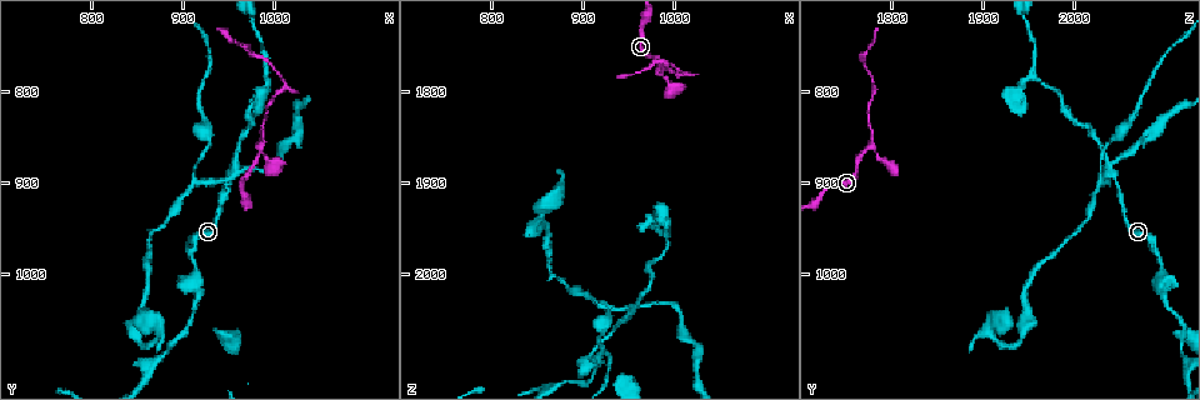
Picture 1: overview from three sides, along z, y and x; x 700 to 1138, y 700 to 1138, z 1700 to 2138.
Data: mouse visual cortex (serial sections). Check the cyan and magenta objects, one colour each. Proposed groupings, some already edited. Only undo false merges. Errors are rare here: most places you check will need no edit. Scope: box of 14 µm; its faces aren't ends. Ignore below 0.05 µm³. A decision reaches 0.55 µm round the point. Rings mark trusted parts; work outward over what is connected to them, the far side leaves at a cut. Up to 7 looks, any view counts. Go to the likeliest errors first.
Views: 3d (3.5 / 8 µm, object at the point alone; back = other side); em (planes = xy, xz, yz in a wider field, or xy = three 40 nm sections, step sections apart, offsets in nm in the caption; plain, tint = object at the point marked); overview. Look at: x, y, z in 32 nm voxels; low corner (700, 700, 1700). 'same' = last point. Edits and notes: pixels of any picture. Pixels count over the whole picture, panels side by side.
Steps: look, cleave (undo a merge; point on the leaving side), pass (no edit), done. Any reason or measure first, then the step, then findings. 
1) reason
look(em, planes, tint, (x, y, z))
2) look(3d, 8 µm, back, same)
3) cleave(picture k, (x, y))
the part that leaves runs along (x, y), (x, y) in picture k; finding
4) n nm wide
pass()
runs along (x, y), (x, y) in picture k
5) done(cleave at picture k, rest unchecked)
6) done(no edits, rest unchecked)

four-way junction
look(3d, 8 µm, (955, 895, 2045))

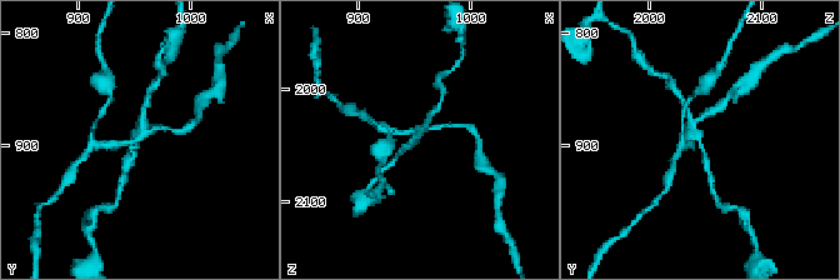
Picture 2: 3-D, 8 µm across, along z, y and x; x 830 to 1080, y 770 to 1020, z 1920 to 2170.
4 arms; arms of 150, 150, 200, 250 nm; now the EM
look(em, planes, tint, (952, 890, 2044))

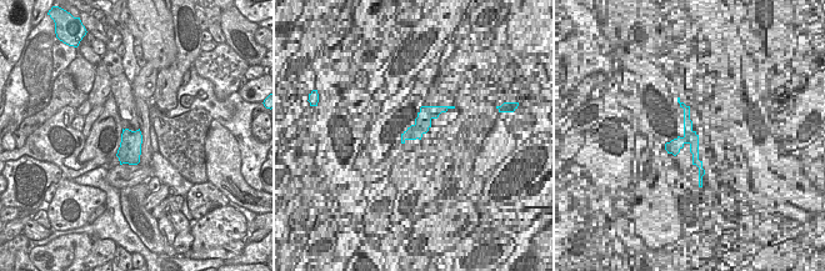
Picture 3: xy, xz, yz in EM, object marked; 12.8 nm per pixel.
cleave(picture 2, (113, 144))
two cells meet here

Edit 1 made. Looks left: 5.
thin neck
look(3d, 8 µm, (985, 860, 1775))

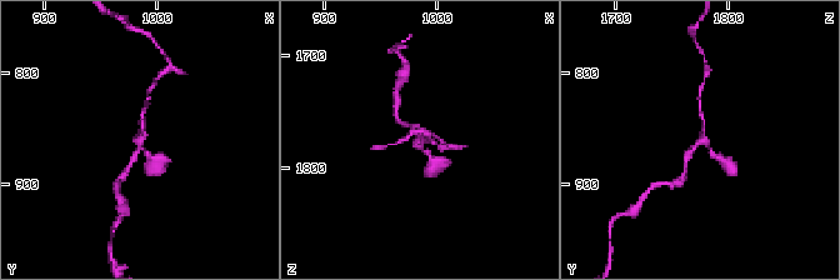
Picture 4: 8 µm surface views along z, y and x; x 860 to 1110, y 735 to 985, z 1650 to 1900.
3 arms; arms of 100, 150, 150 nm
look(em, xy, step 2, tint, (986, 858, 1776))

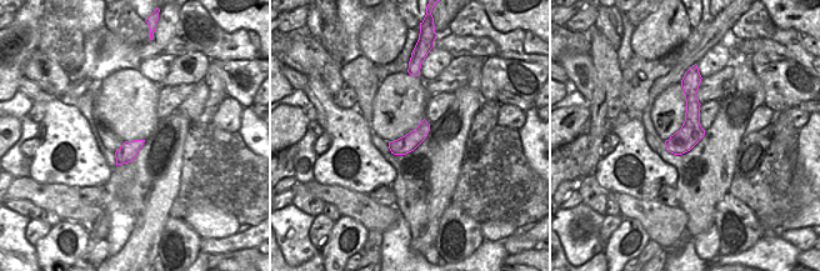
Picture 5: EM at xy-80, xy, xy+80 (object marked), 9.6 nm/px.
pass()
runs along (409, 125), (435, 161) in picture 4; all the same cell

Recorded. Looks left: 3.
sharp bend
look(3d, 3.5 µm, back, (1010, 795, 1780))

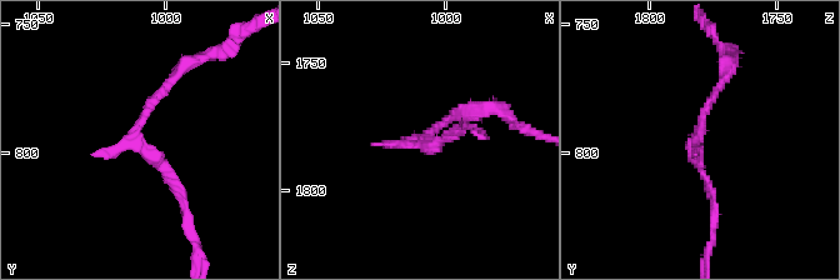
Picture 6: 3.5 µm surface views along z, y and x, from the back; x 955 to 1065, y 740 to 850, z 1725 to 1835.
look(em, xy, step 1, tint, (1011, 796, 1782))

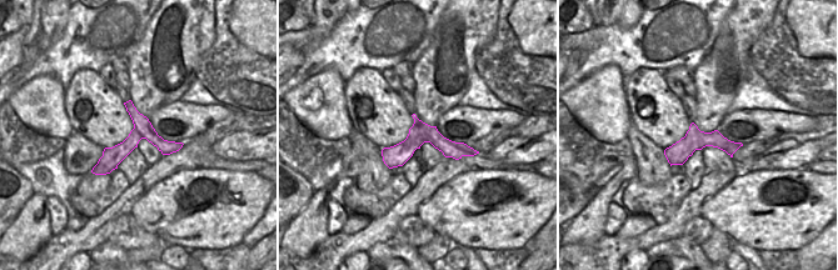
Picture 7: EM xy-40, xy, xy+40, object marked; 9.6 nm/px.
look(em, xy, step 2, tint, same)

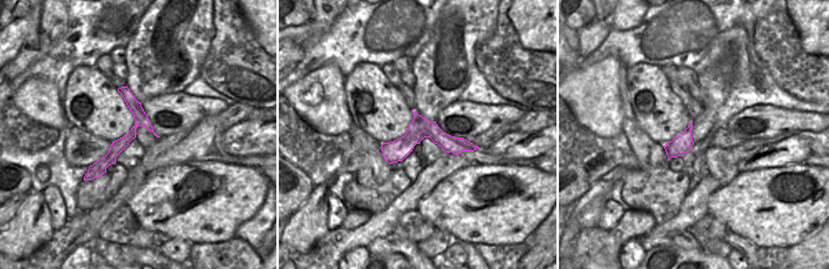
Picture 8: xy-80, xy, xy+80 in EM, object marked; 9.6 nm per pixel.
cleave(picture 6, (159, 94))
the part that leaves runs along (136, 133), (163, 86), (216, 51) in picture 6; a second cell is stuck on

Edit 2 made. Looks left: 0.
done(cleave at picture 2, cleave at picture 6, rest unchecked)

